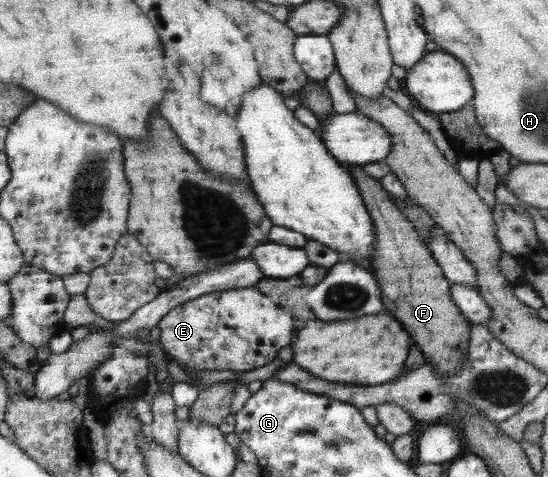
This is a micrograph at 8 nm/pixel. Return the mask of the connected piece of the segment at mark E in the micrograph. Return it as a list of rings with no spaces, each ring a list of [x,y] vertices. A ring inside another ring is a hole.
[[[251,286],[211,292],[185,301],[168,311],[157,327],[160,330],[160,346],[166,357],[178,365],[186,365],[192,371],[210,371],[213,375],[225,376],[231,372],[248,372],[270,363],[277,357],[280,348],[292,346],[295,333],[293,324],[292,314],[288,310],[278,309],[270,298]]]

